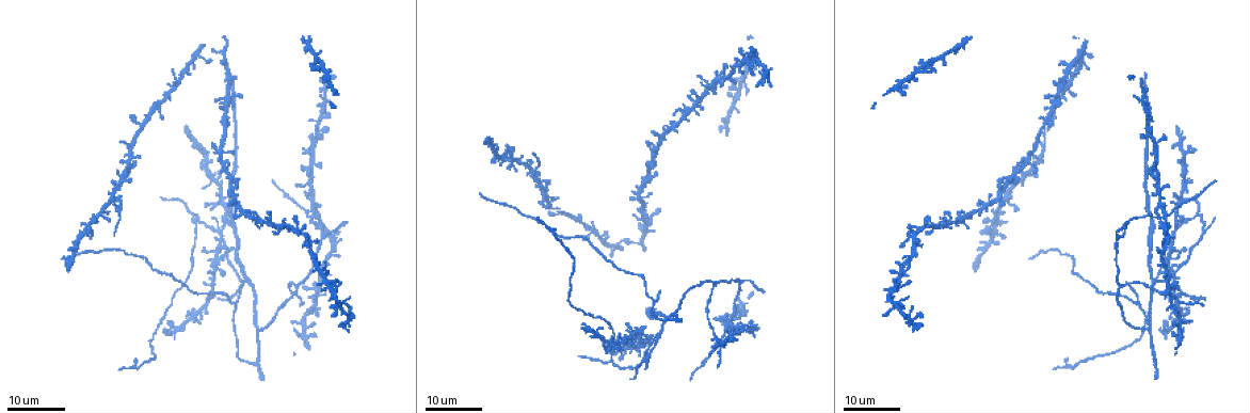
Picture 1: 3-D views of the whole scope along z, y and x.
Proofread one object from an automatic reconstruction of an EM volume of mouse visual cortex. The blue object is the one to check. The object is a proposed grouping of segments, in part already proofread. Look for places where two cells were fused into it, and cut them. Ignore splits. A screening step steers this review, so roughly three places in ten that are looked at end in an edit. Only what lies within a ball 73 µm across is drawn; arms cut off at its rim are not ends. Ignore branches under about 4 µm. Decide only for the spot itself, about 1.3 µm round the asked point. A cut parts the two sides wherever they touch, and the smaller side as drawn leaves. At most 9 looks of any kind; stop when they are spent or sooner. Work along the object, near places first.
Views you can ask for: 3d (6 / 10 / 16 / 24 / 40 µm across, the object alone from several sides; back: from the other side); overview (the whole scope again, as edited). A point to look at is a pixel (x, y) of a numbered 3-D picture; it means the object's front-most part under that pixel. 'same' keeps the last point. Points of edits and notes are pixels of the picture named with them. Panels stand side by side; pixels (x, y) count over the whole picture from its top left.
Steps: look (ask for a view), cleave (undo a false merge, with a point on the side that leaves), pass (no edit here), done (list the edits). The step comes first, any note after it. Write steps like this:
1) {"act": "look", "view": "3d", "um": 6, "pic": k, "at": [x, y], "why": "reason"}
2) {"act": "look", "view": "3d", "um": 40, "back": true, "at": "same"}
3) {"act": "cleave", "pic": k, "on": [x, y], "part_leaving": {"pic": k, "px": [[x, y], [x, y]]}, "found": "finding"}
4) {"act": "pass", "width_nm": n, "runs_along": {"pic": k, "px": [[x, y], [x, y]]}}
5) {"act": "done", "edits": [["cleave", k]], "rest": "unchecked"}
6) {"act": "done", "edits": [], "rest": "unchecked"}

{"act": "look", "view": "3d", "um": 16, "pic": 1, "at": [1008, 197], "why": "small branch off a trunk"}

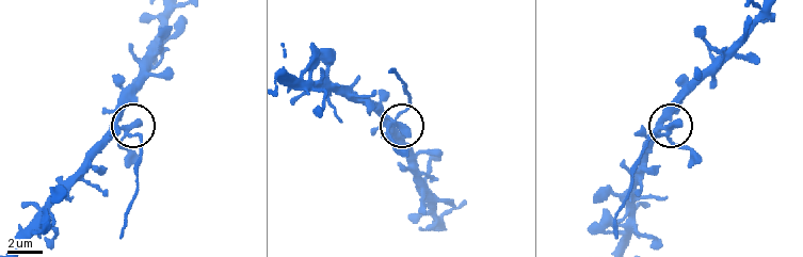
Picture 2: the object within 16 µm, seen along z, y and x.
{"act": "look", "view": "3d", "um": 10, "pic": 2, "at": [394, 124]}

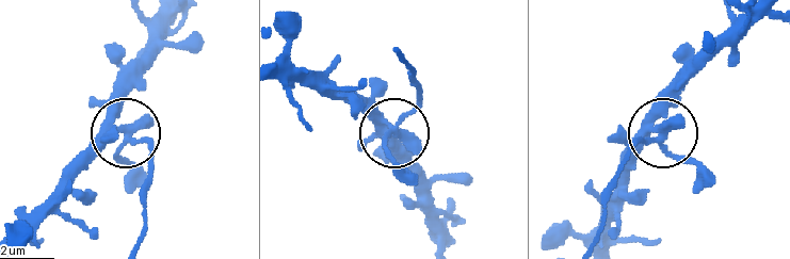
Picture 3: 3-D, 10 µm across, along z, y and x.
{"act": "cleave", "pic": 3, "on": [151, 120], "found": "a second cell is stuck on"}

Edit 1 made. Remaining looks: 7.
{"act": "look", "view": "overview"}

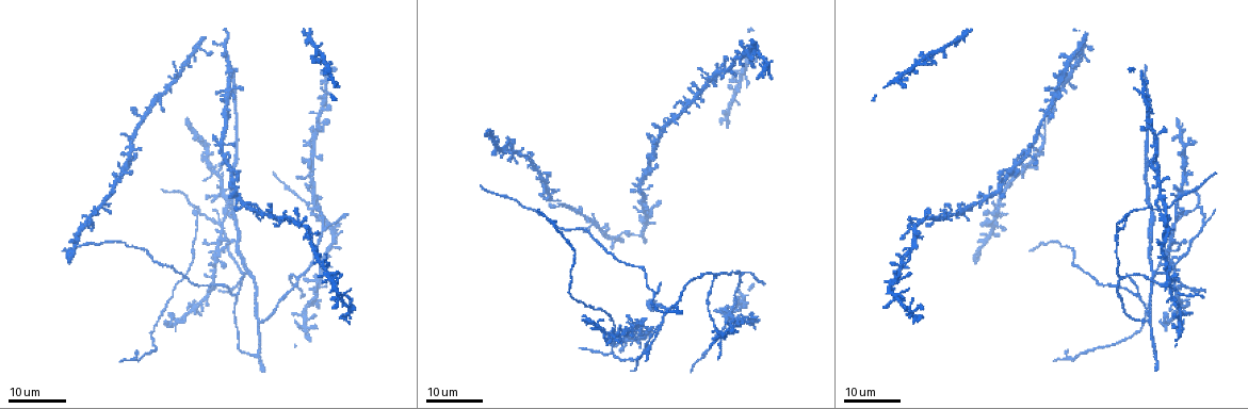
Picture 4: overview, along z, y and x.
{"act": "look", "view": "3d", "um": 24, "pic": 4, "at": [1118, 227]}

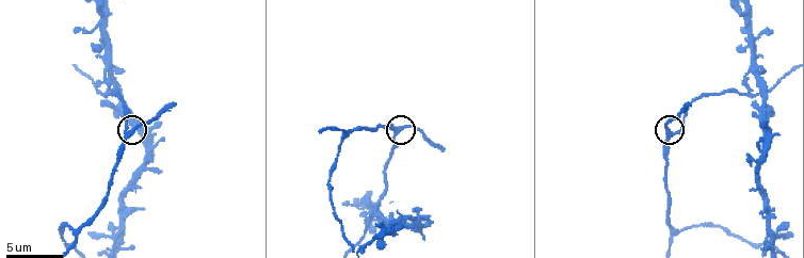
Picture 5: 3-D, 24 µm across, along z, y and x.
{"act": "look", "view": "3d", "um": 6, "pic": 5, "at": [397, 130]}

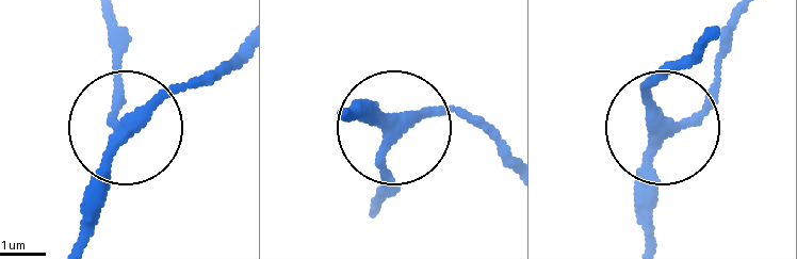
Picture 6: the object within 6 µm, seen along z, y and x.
{"act": "pass", "arms": 3, "found": "continuous, no second cell"}

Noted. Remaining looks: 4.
{"act": "look", "view": "3d", "um": 16, "pic": 5, "at": [755, 94], "why": "looks like a crossing"}

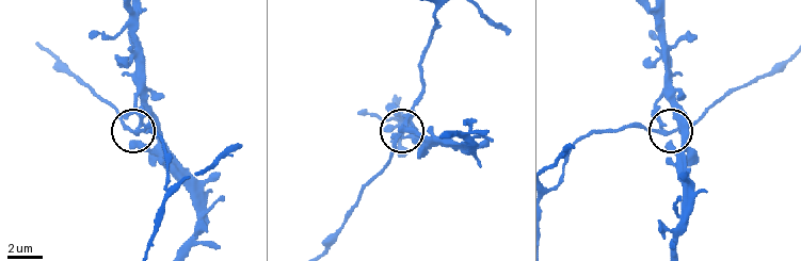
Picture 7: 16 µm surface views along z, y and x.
{"act": "pass", "runs_along": {"pic": 7, "px": [[554, 186], [583, 137], [630, 126], [674, 130], [711, 107]]}, "found": "all the same cell"}

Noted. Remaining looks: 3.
{"act": "look", "view": "3d", "um": 10, "pic": 5, "at": [76, 232], "why": "three-way junction"}

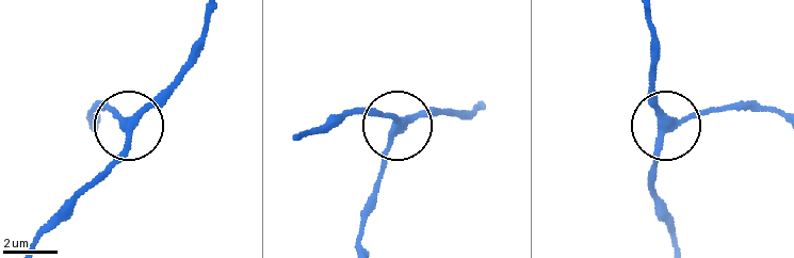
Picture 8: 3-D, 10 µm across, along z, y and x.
{"act": "pass", "width_nm": 270, "runs_along": {"pic": 8, "px": [[675, 240], [653, 184], [659, 136], [701, 109], [741, 109]]}, "found": "continuous, no second cell"}

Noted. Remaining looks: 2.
{"act": "done", "edits": [["cleave", 3]], "rest": "unchecked"}

